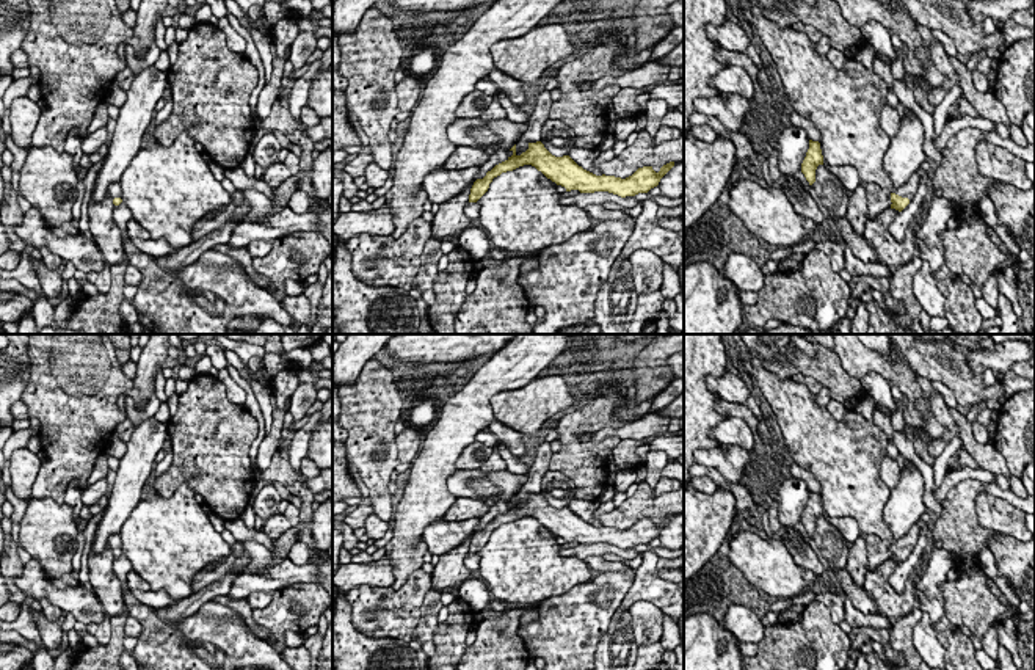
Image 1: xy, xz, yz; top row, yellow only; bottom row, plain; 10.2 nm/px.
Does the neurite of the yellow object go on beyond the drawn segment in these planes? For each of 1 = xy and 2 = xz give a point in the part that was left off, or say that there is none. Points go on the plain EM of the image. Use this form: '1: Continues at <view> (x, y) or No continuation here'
1: Continues at xy (115, 542)
2: No continuation here

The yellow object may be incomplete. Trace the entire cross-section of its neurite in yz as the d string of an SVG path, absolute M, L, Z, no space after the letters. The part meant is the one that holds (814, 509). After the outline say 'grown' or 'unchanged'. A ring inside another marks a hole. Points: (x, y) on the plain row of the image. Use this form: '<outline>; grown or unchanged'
M809 491L809 501L801 515L801 524L804 526L809 537L812 537L815 533L815 521L819 516L823 516L820 494Z; unchanged

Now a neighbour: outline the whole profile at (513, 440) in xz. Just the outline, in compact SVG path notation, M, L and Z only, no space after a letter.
M496 419L489 424L488 431L491 431L499 442L503 442L514 457L522 458L525 455L525 436L522 433L502 425Z

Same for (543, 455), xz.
M543 442L538 446L535 453L535 461L528 471L528 480L522 485L522 488L516 494L516 507L521 507L528 501L530 494L541 493L541 480L544 474L549 471L549 463L552 458L550 442Z

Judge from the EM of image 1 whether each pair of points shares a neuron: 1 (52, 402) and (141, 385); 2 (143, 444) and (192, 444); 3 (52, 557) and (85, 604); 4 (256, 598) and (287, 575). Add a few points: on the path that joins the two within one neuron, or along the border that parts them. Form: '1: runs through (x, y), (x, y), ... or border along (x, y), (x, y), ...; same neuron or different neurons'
1: border along (134, 380), (134, 385), (123, 393); different neurons
2: border along (165, 426), (168, 436); different neurons
3: border along (33, 557), (50, 578); different neurons
4: border along (272, 593), (251, 592), (245, 598); different neurons

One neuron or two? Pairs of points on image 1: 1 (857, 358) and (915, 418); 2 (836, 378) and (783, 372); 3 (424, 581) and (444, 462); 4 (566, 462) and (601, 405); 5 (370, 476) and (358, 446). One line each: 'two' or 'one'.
1: one
2: one
3: two
4: one
5: one

